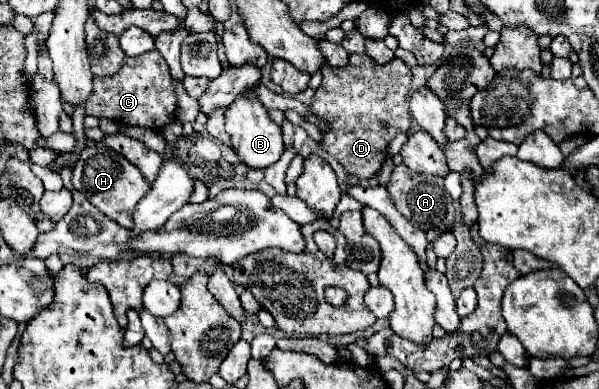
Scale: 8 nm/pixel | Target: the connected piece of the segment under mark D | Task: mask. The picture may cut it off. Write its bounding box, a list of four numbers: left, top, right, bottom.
[313,53,411,177]

